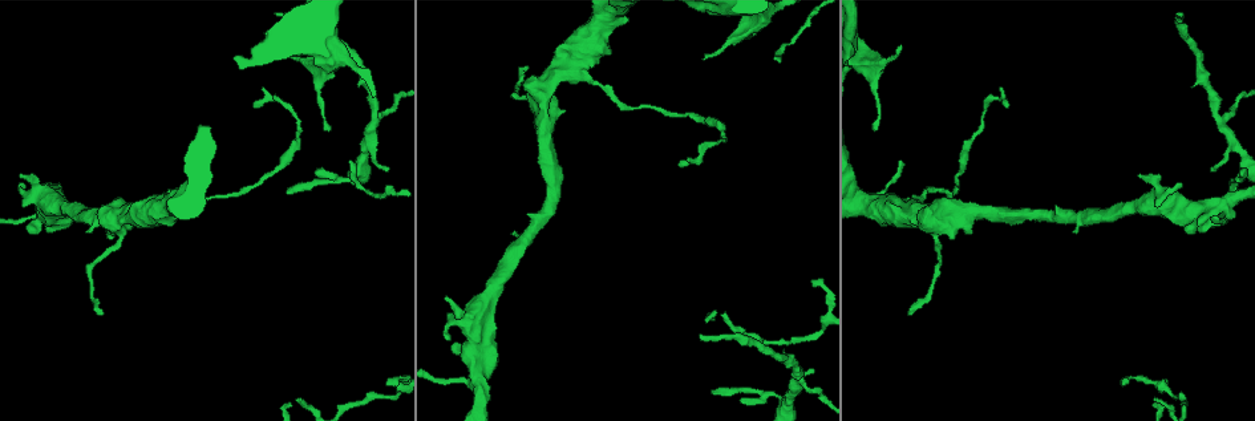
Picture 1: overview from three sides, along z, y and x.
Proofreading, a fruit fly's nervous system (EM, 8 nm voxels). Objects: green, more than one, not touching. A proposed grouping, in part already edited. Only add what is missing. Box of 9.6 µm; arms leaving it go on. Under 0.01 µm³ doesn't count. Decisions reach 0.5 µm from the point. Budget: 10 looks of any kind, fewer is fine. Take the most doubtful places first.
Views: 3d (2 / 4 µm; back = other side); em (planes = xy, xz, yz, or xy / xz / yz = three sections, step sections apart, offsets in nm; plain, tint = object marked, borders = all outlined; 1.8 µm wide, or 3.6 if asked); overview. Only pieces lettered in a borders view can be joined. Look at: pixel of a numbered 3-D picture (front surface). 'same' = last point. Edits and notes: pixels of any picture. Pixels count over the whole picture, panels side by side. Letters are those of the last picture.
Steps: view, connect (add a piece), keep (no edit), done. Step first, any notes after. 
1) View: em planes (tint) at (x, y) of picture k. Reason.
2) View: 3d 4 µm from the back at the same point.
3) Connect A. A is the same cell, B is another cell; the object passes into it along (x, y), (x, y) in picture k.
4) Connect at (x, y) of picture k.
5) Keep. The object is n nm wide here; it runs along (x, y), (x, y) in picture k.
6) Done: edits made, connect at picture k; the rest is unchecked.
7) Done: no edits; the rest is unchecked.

View: em yz step 4 (borders) at (900, 46) of picture 1.

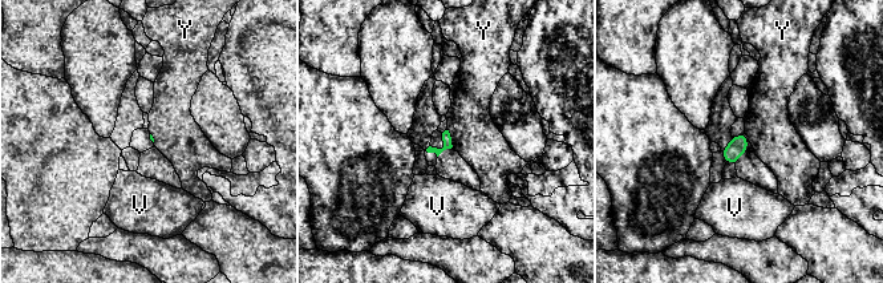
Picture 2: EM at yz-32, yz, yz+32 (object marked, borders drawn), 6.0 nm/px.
Keep. V and Y are other cells; a border runs along (448, 129), (452, 137), (452, 148) in picture 2; none of them fits.

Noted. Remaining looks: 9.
View: 3d 4 µm from the back at (299, 400) of picture 1. Long arm stops here.

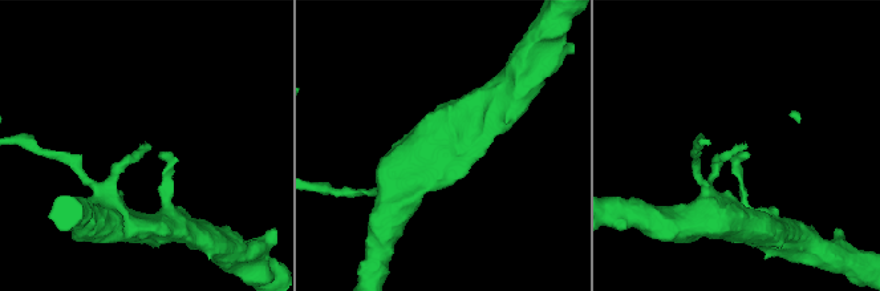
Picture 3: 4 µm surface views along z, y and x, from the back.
View: em 3.6 µm xz step 16 (tint) at (145, 143) of picture 3. Need the tissue.

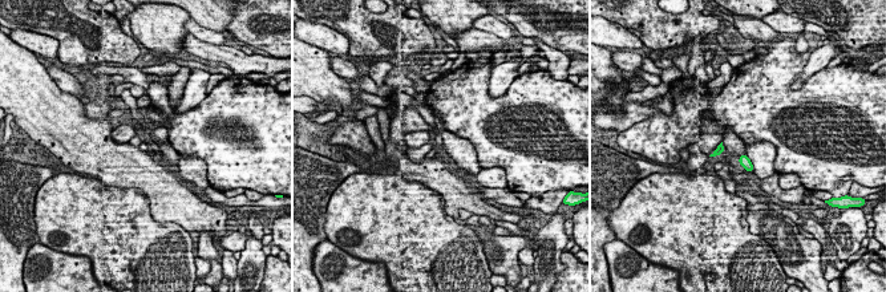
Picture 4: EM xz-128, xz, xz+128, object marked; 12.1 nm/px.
View: em 3.6 µm planes (borders) at the same point. Another direction.

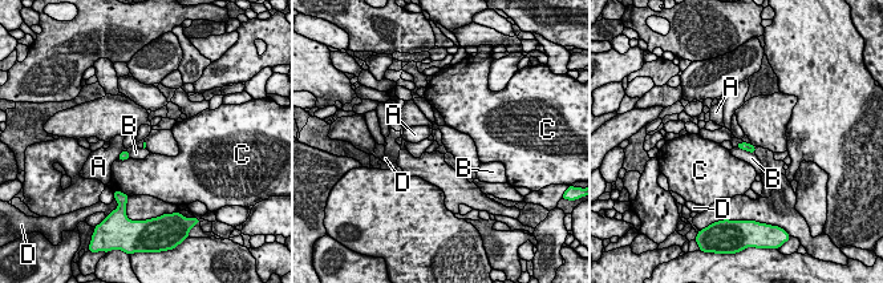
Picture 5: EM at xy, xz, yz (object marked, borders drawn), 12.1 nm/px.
Keep. The longest contact is with B, 240 nm; A, B, C and D are other cells; a border runs along (737, 146), (754, 153) in picture 5; no lettered piece goes on from it.

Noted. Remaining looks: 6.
View: 3d 2 µm from the back at (599, 84) of picture 1. Calibre changes.

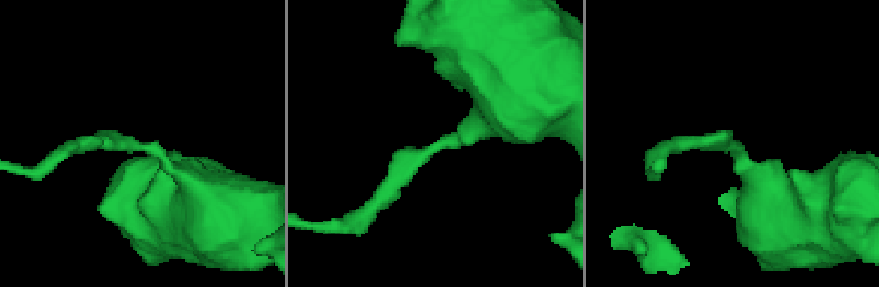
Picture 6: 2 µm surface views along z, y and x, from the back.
View: em xy step 4 (borders) at (445, 142) of picture 6. Need the tissue.

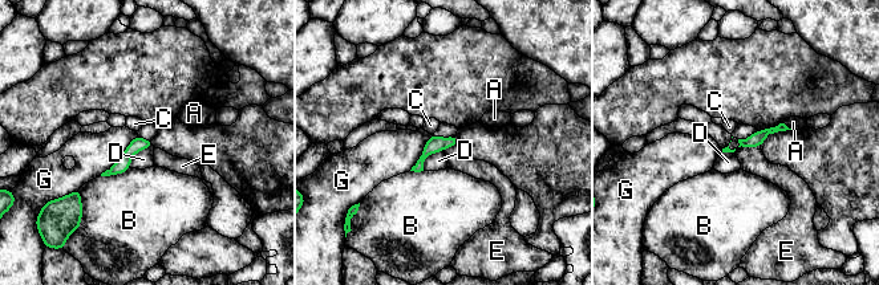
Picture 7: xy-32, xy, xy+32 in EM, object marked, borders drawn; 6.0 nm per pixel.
Keep. The object is 90 nm wide here; A, B, C, D, E and G are other cells; it runs along (150, 143), (138, 143), (112, 171) in picture 7; none of them fits.

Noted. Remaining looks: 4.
View: em planes (borders) at (812, 279) of picture 1. An open end.

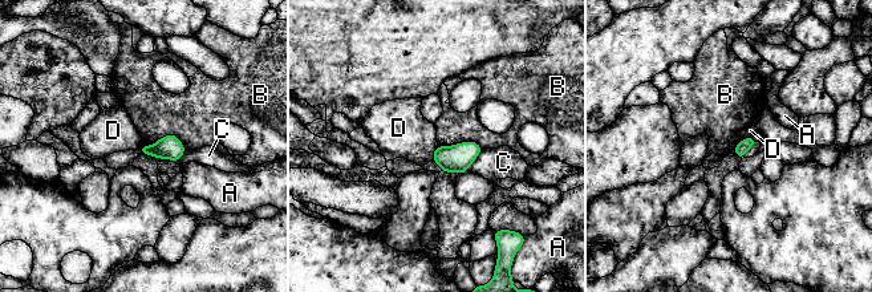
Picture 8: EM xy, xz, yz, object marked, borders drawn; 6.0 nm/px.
Keep. The longest contact is with B, 280 nm; A, B, C and D are other cells; none of them fits.

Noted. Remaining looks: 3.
Done: no edits; the rest is unchecked.

